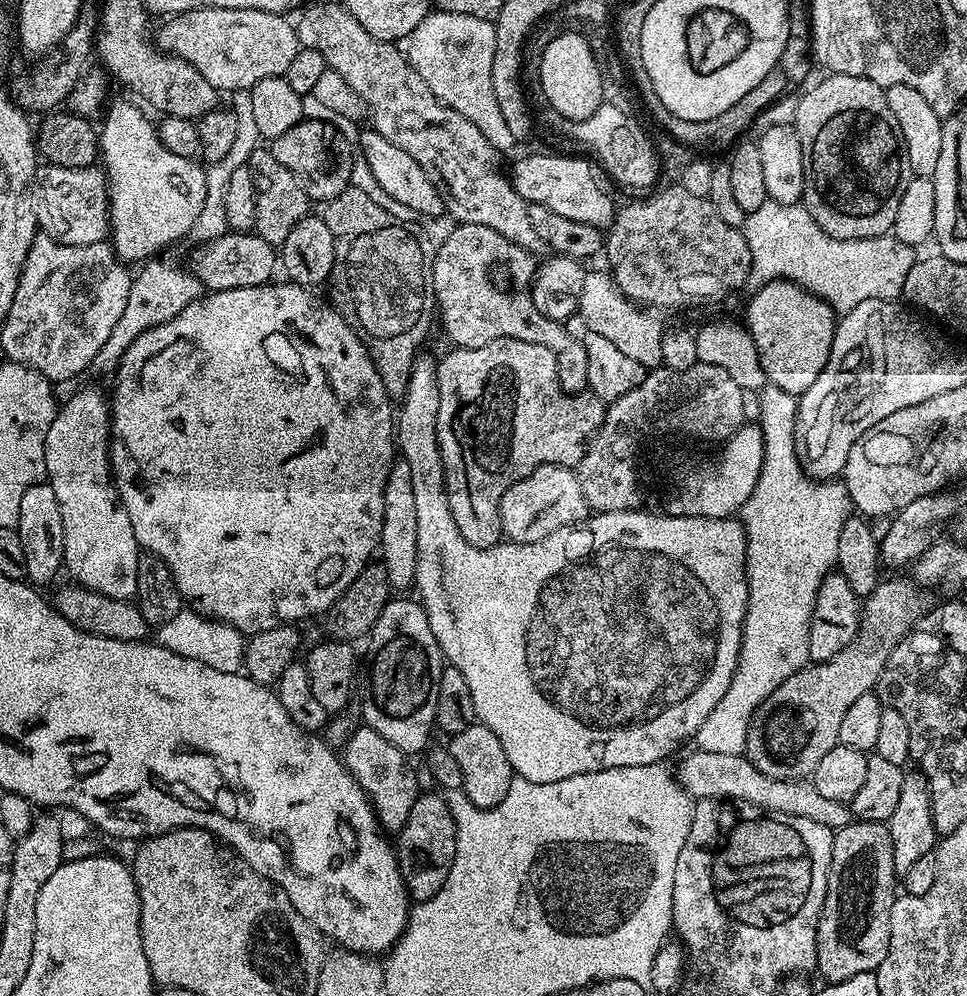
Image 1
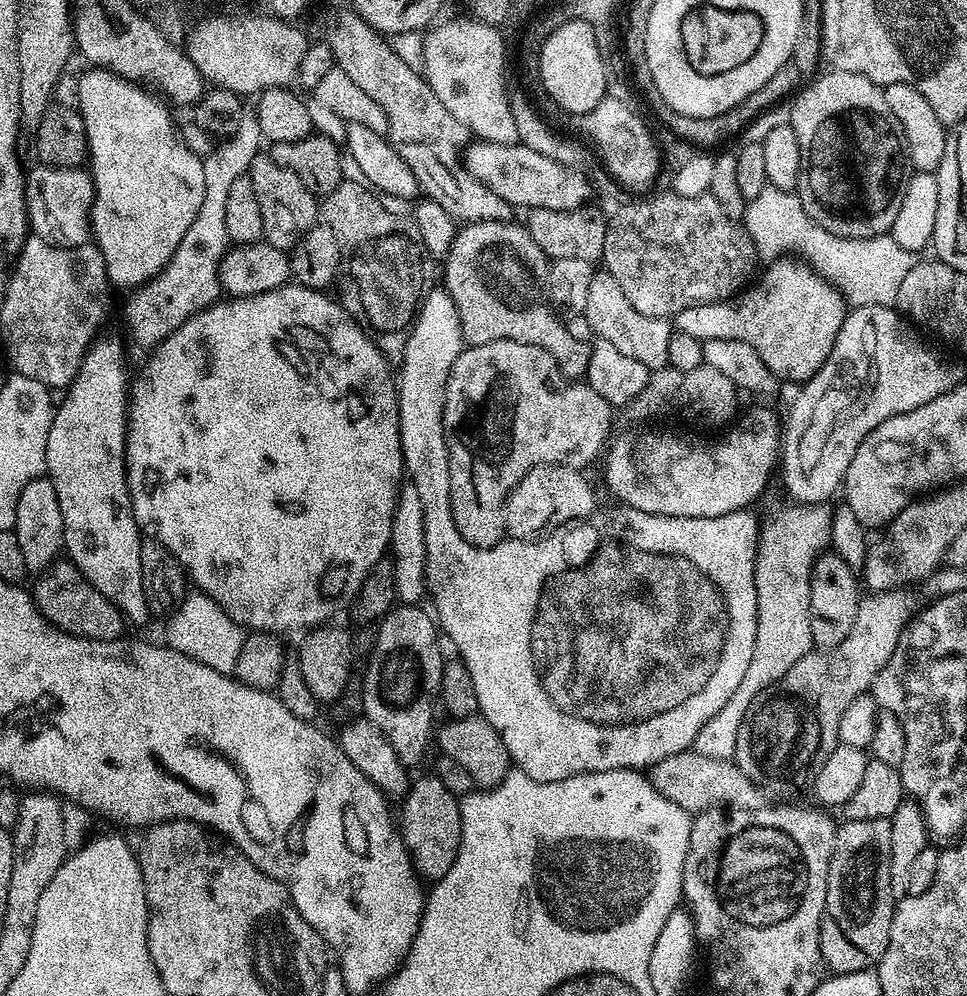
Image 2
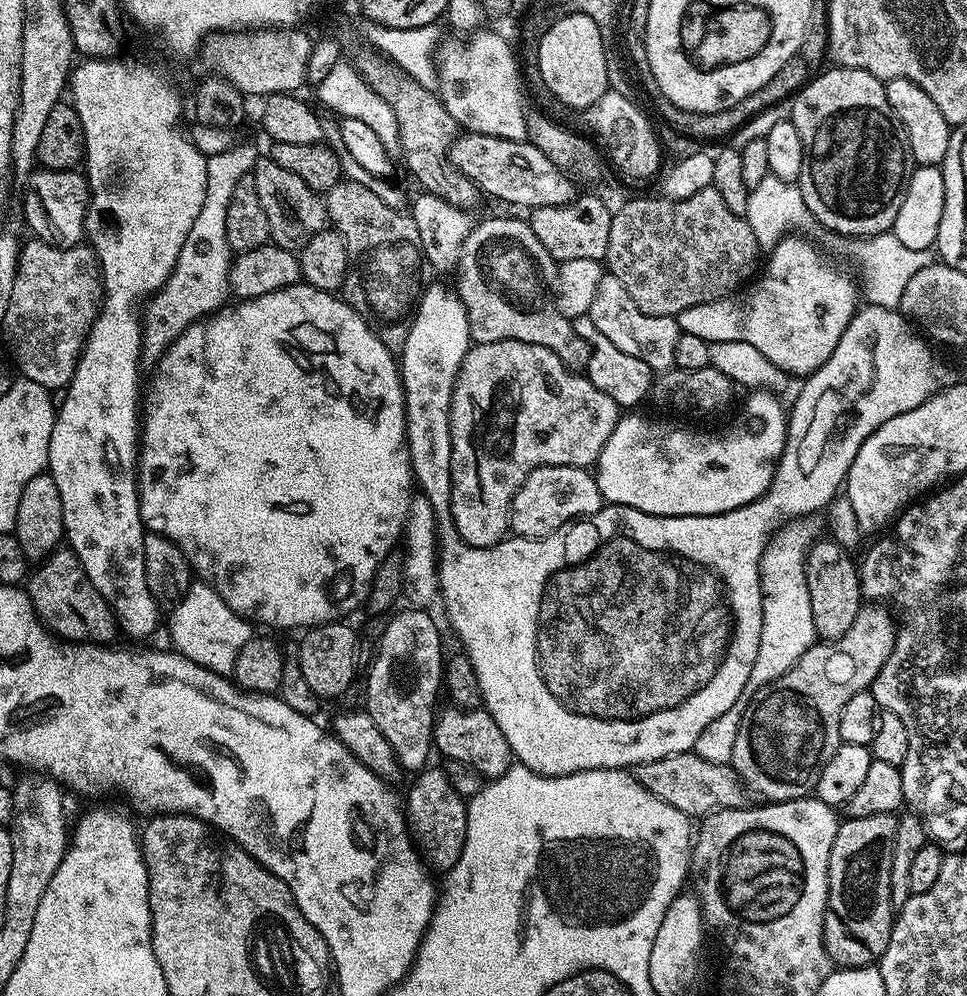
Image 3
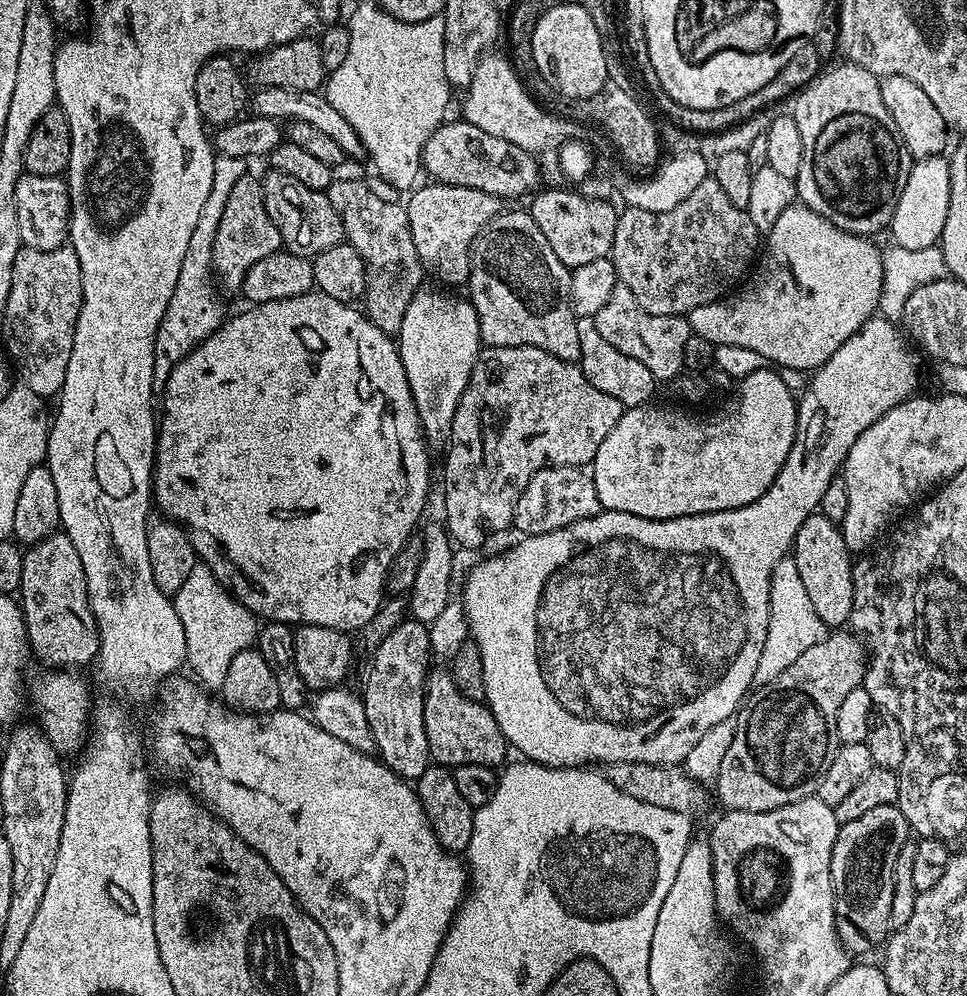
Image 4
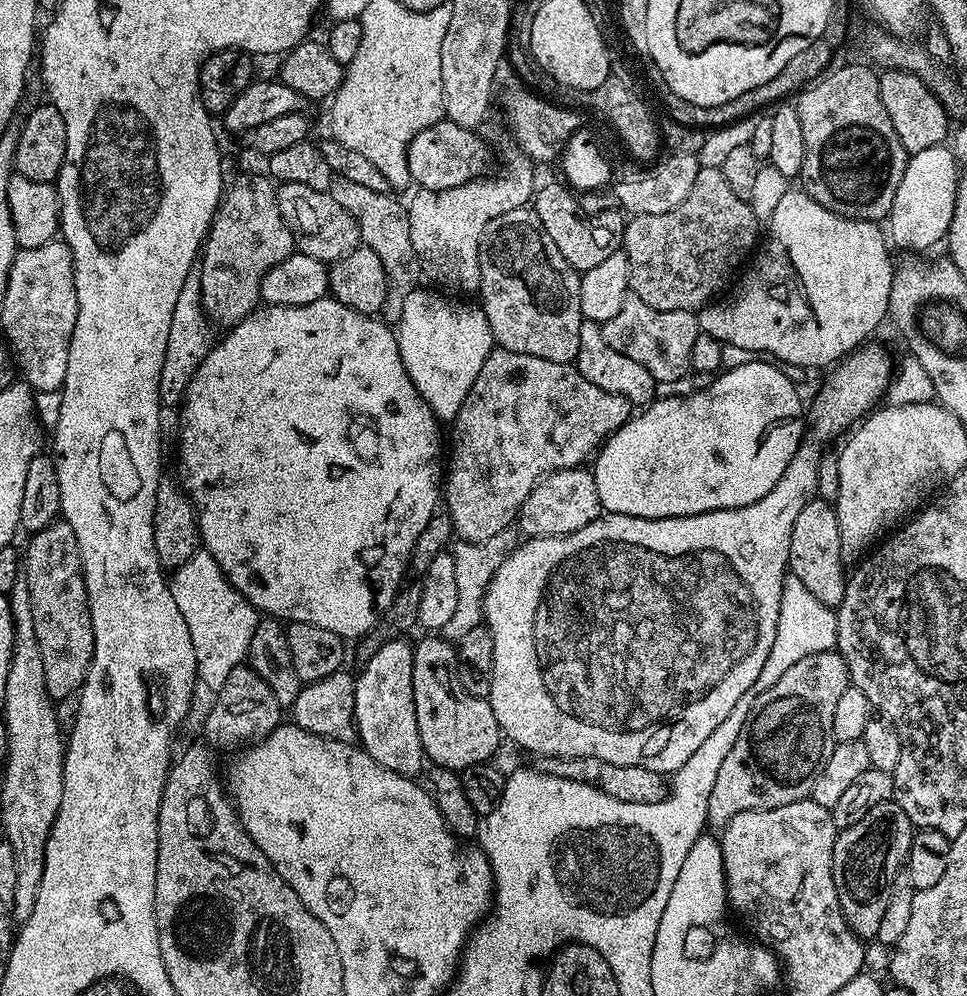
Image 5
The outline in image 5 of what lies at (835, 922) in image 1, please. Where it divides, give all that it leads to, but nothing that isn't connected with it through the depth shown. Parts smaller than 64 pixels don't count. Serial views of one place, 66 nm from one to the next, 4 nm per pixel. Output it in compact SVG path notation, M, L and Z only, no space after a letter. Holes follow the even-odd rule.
M894 802L874 806L862 822L839 829L832 863L834 886L838 890L838 902L848 928L861 941L871 941L878 934L894 877L905 867L913 835L914 825L910 818L906 818L906 810Z

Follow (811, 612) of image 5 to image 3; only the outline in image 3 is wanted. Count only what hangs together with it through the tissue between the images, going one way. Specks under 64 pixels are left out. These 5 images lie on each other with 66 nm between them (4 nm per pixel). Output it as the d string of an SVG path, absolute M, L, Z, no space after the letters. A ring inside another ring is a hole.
M788 523L781 527L768 542L762 554L760 563L760 589L762 590L762 642L758 646L758 658L754 662L754 670L750 670L750 678L744 687L745 693L757 692L762 686L782 678L802 654L806 654L809 646L817 643L818 637L814 630L814 614L810 614L810 590L806 590L806 570L804 569L804 554L808 550L809 537L804 537L796 529L795 523Z

